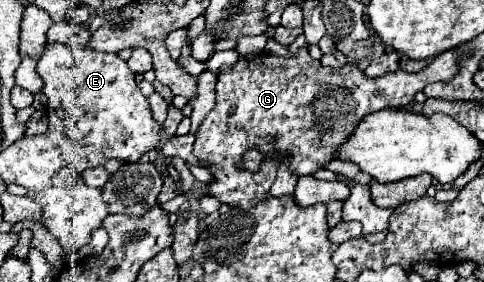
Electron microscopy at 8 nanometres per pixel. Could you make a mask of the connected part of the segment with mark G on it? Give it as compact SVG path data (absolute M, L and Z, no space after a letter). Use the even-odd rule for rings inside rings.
M300 50L296 58L288 56L276 56L264 52L261 54L240 57L230 68L218 72L216 82L216 106L208 116L204 118L194 144L194 154L200 160L210 162L208 170L214 176L214 182L208 184L208 192L218 198L224 204L238 206L238 208L252 208L258 204L270 190L276 170L280 166L282 158L292 156L290 168L294 174L314 174L318 168L322 168L326 162L334 158L334 152L346 142L350 132L358 126L358 122L370 114L384 108L402 108L414 102L416 92L422 92L426 84L434 82L450 82L460 72L460 60L462 54L458 50L444 52L442 56L436 56L428 68L424 68L418 74L408 72L390 72L382 78L368 78L360 68L356 66L342 66L342 68L324 68L318 60L314 60L308 50ZM256 148L266 158L258 172L246 172L236 168L236 162L242 160L244 152Z

